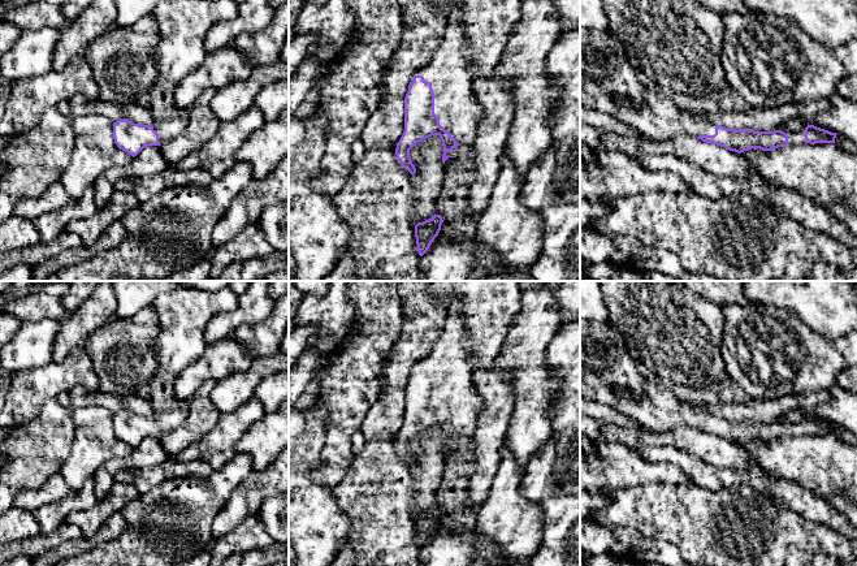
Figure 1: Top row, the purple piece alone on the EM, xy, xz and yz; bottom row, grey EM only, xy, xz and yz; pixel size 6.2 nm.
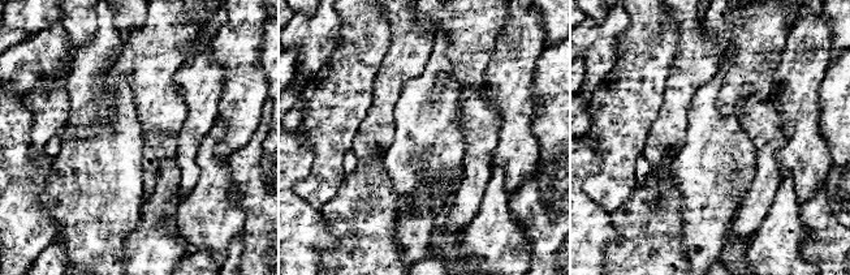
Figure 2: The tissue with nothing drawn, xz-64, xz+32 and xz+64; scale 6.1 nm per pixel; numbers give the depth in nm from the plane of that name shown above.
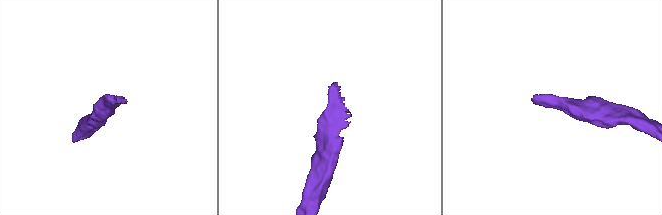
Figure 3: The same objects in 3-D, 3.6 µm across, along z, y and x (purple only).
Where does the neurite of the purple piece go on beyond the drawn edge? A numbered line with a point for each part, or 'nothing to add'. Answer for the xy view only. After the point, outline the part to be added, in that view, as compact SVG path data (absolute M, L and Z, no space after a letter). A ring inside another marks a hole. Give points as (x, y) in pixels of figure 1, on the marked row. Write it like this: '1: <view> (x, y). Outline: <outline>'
1: xy (168, 129). Outline: M187 117L153 120L153 130L159 134L159 146L181 135L187 126Z

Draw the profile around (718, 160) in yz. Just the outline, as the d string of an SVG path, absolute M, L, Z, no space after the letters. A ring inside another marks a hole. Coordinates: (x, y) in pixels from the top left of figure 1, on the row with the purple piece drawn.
M678 134L667 141L642 139L641 150L650 155L672 154L691 160L717 177L731 177L745 182L753 176L759 176L741 154L702 142L694 135Z

